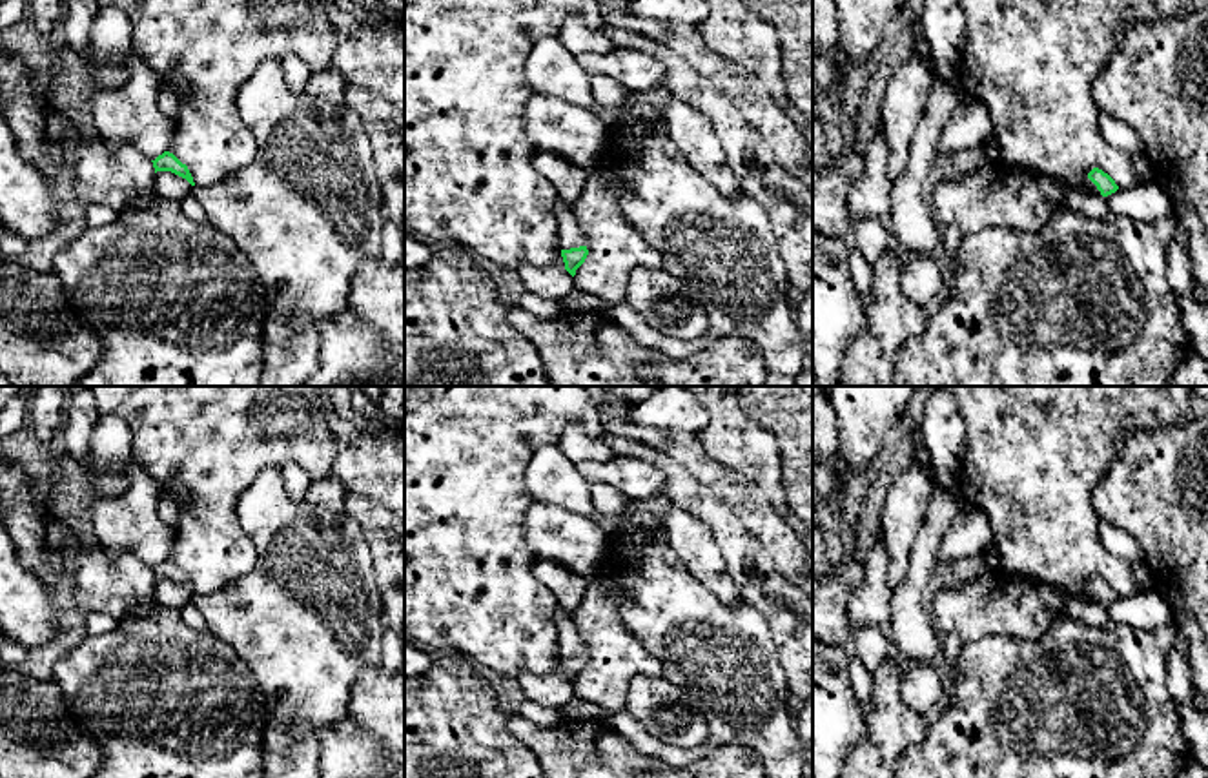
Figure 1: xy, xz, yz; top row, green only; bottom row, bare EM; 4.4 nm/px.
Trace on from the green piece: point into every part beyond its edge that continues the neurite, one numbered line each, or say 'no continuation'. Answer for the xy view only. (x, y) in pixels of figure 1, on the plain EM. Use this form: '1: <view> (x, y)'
1: xy (166, 593)

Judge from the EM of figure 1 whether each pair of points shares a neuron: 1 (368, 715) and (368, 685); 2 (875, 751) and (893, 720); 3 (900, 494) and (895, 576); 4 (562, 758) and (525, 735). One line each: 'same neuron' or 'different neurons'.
1: same neuron
2: same neuron
3: same neuron
4: same neuron

